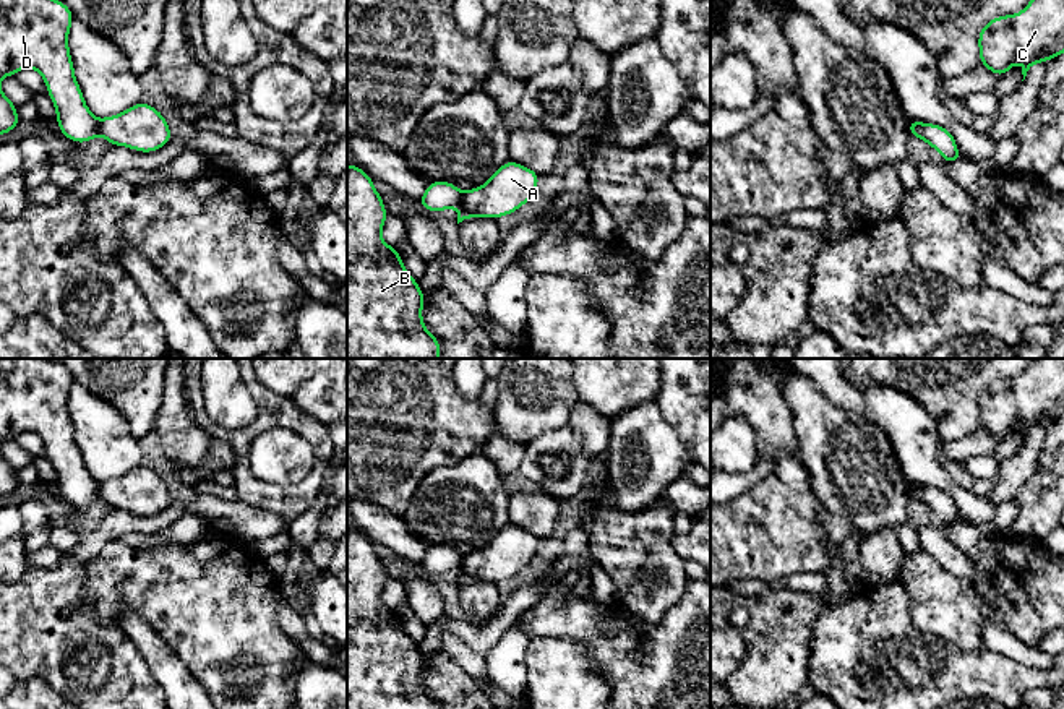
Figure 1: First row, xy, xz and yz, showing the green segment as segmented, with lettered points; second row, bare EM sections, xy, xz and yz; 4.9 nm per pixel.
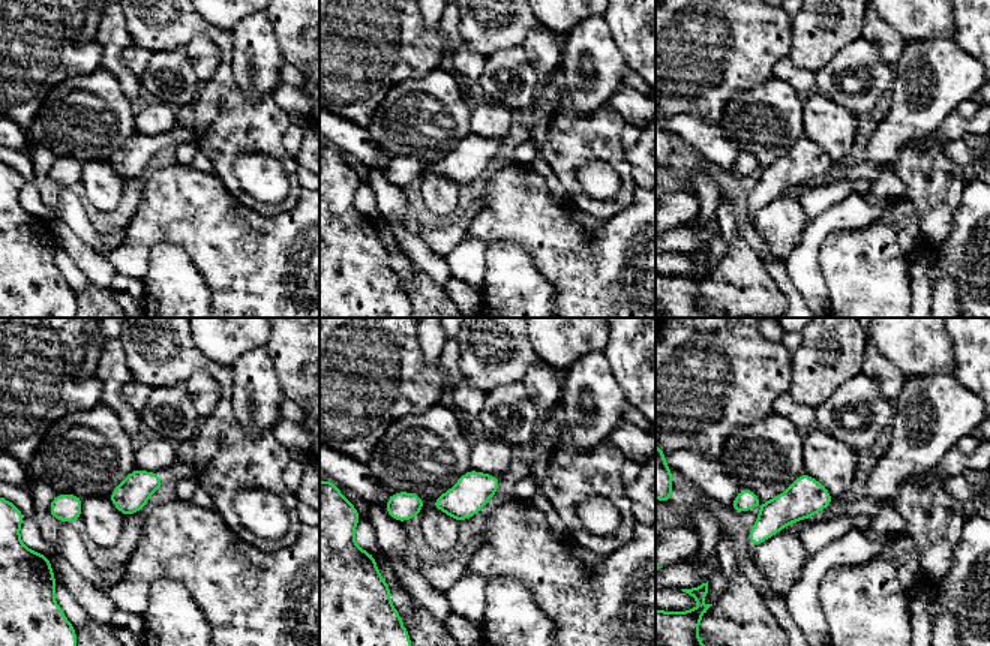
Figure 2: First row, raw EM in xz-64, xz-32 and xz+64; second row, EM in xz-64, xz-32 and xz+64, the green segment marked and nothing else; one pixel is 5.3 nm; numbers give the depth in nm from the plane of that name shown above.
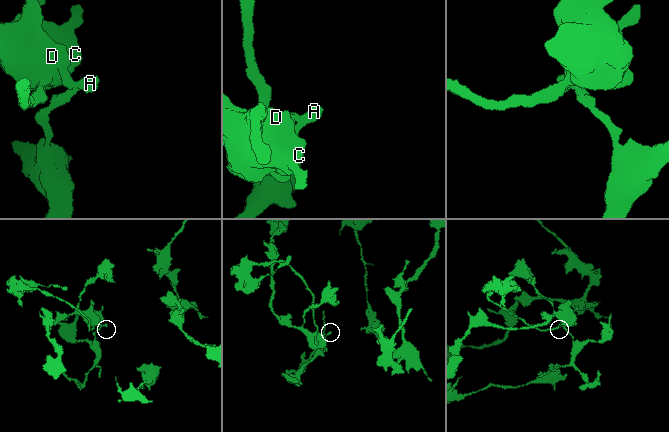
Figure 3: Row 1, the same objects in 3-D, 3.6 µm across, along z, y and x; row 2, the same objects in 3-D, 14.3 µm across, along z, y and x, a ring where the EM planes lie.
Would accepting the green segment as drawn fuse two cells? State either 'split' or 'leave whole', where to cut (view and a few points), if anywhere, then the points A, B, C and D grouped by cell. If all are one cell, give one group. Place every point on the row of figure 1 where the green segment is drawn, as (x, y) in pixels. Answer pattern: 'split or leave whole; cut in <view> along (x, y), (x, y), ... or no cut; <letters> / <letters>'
split; cut in xy along (99, 120), (96, 133); A / B C D

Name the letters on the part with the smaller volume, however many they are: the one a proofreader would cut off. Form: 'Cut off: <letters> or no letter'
Cut off: A

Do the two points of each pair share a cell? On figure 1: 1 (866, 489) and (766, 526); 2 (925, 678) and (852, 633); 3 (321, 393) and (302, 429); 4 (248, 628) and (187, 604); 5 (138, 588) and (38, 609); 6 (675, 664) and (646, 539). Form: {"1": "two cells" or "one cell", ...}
{"1": "two cells", "2": "one cell", "3": "two cells", "4": "one cell", "5": "two cells", "6": "two cells"}

